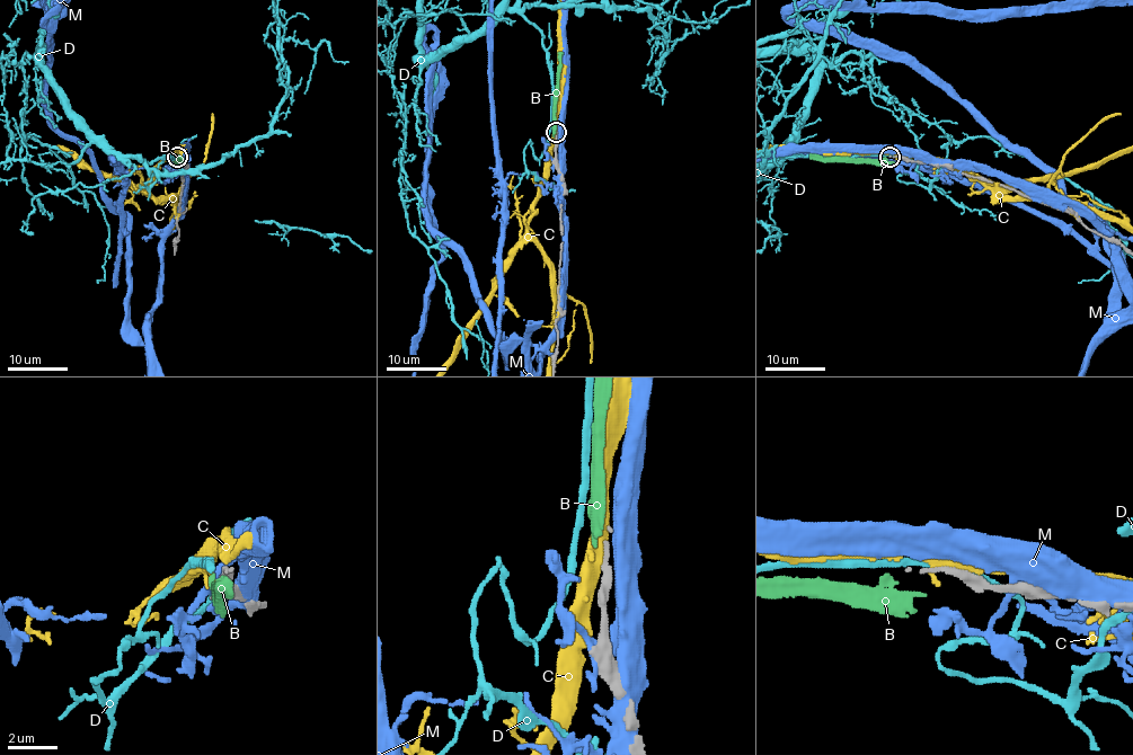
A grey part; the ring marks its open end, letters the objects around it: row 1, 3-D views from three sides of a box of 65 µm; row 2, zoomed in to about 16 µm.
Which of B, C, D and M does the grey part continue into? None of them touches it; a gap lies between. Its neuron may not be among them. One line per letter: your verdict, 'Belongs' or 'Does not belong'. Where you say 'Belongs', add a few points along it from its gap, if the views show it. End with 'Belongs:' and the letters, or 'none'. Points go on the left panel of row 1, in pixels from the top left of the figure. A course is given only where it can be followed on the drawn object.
B: Does not belong
C: Does not belong
D: Does not belong
M: Does not belong
Belongs: none

